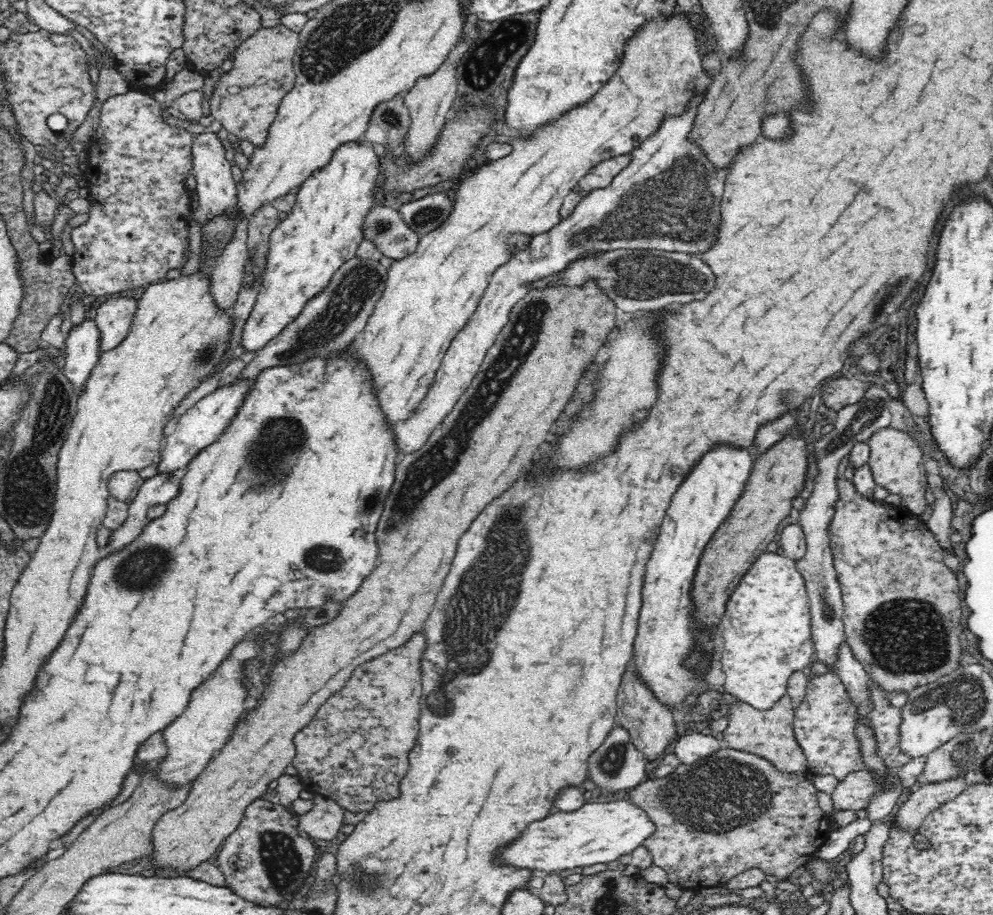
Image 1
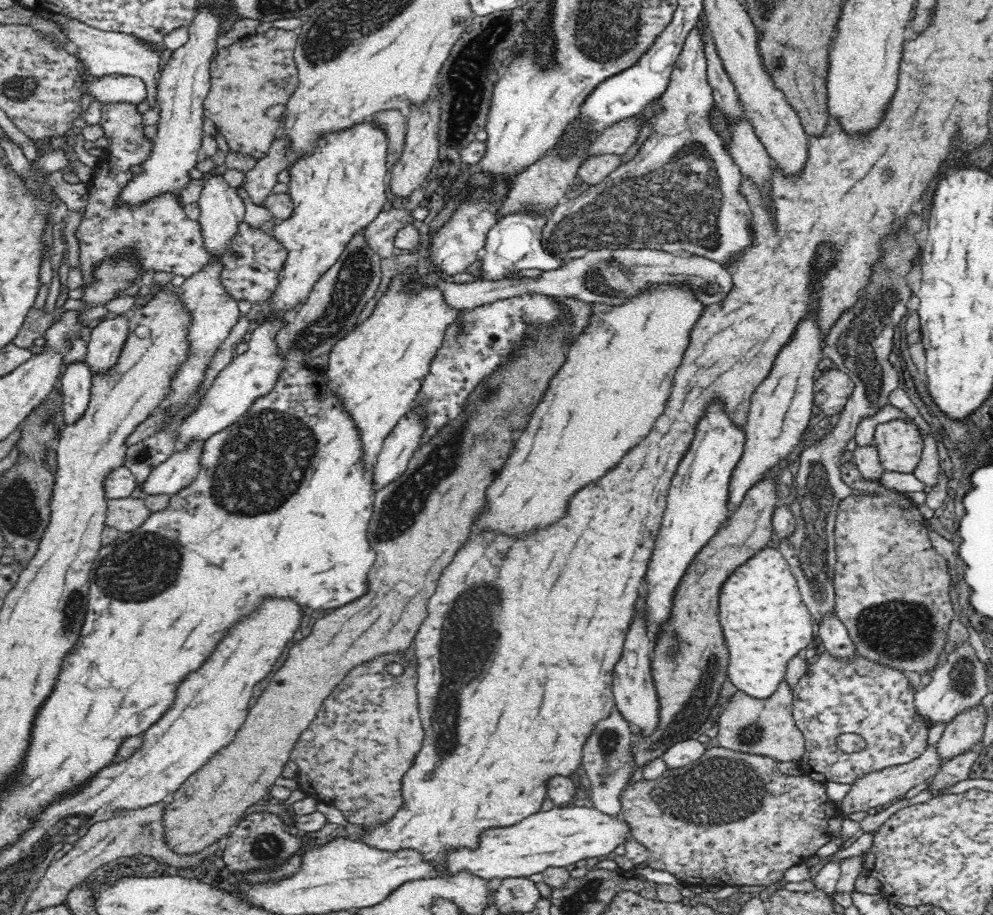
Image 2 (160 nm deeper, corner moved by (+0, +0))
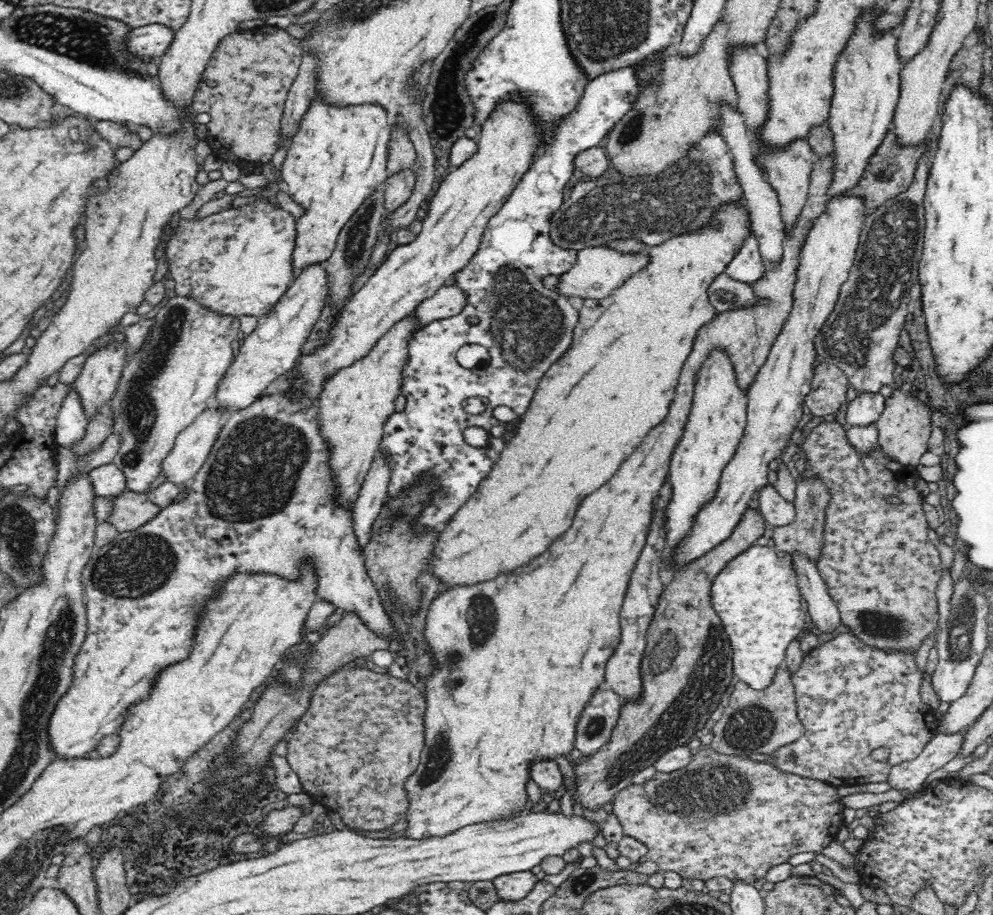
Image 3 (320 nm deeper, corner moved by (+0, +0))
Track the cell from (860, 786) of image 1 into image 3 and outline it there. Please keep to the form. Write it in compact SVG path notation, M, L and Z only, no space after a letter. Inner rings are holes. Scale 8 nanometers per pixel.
M937 732L918 757L892 768L888 778L892 790L920 792L932 772L958 756L964 737L964 732Z

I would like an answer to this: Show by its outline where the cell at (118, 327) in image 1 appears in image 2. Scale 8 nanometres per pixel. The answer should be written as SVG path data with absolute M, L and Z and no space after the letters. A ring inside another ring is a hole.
M128 315L109 316L98 321L87 343L85 363L94 375L107 375L118 362L129 336Z

